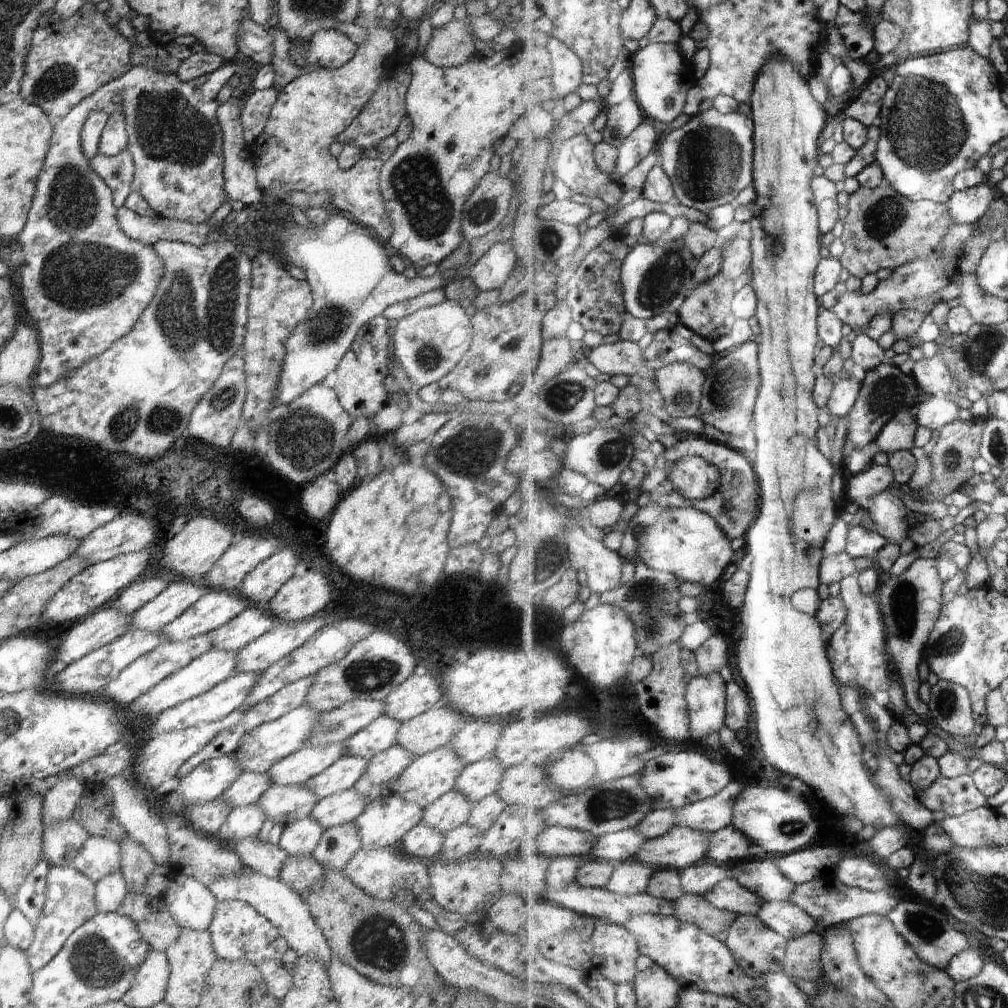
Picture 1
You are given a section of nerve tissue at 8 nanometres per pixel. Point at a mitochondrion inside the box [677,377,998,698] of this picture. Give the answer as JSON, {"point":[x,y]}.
{"point":[904,600]}

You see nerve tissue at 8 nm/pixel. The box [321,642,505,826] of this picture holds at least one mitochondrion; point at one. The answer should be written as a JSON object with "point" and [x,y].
{"point":[365,676]}

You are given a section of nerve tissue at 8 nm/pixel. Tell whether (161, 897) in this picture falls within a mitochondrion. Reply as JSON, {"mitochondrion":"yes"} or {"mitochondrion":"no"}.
{"mitochondrion":"no"}

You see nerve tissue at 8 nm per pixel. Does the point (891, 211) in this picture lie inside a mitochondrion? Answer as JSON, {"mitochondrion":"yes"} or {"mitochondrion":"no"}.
{"mitochondrion":"yes"}

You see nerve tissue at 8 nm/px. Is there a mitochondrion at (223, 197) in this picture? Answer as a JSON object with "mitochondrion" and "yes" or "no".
{"mitochondrion":"no"}

